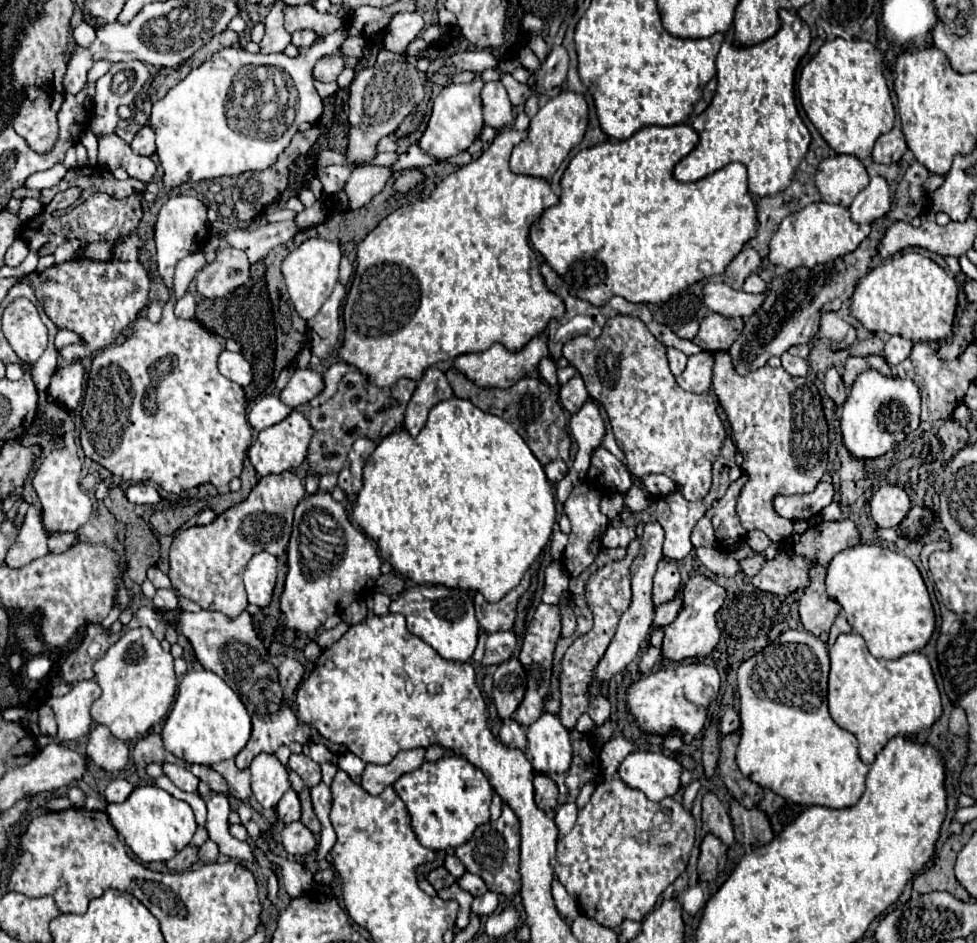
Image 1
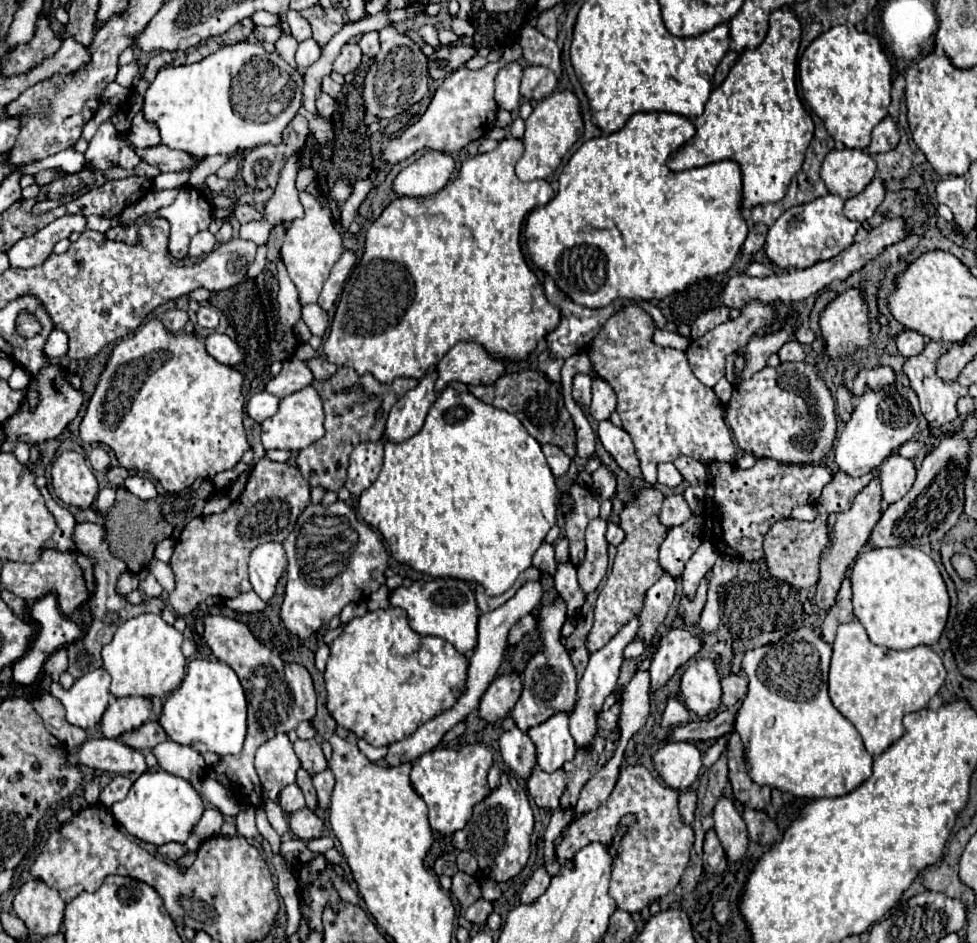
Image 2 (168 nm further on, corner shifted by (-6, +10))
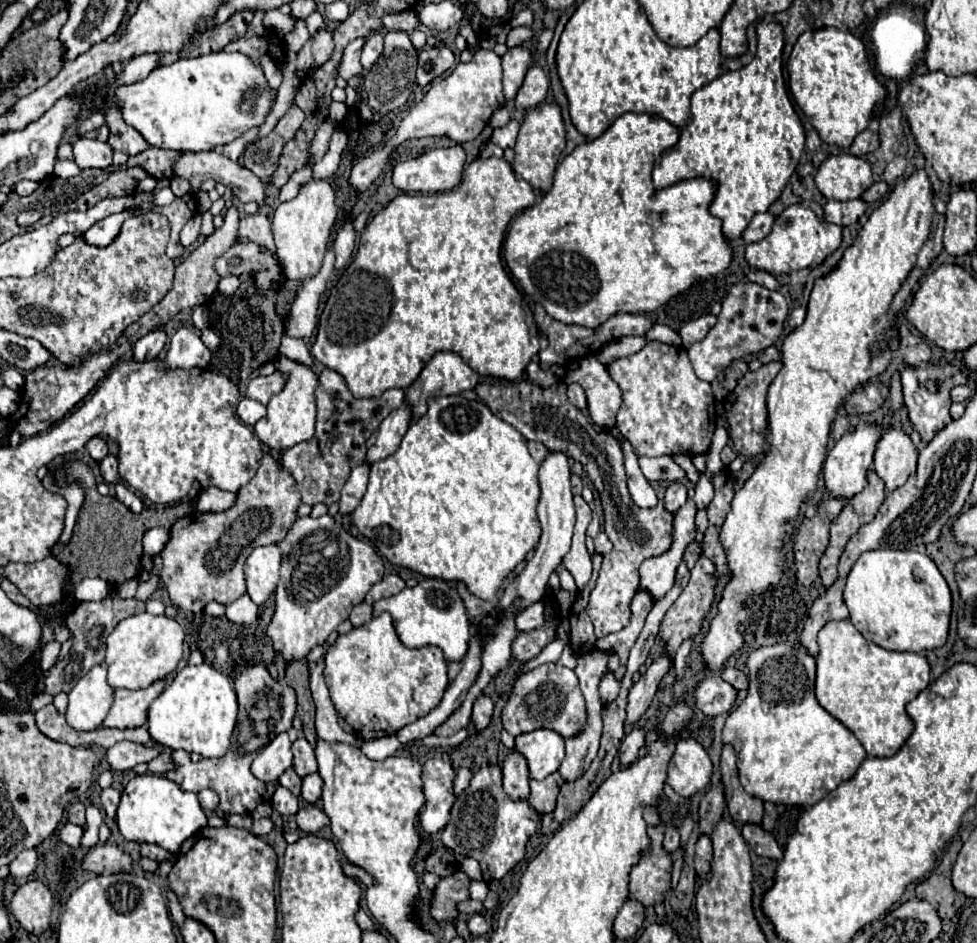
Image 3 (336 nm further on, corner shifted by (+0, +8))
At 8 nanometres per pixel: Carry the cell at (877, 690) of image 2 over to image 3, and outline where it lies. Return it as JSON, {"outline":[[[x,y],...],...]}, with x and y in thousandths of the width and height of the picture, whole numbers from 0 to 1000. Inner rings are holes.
{"outline":[[[847,659],[837,671],[839,692],[835,695],[835,741],[837,745],[864,767],[876,784],[882,788],[893,803],[913,803],[931,782],[936,767],[927,756],[927,748],[952,726],[952,705],[946,695],[921,692],[899,686],[897,682],[882,676],[882,671],[872,663],[872,659]]]}

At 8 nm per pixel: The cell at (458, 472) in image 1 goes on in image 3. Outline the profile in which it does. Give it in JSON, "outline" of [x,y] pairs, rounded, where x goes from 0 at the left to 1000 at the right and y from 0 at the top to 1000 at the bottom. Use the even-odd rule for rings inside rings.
{"outline":[[[461,419],[461,421],[444,421],[438,425],[438,436],[434,442],[430,442],[426,449],[422,449],[411,463],[409,474],[395,485],[389,491],[383,491],[379,495],[379,512],[377,521],[371,529],[371,533],[362,540],[360,552],[364,561],[387,582],[391,591],[395,591],[401,599],[409,599],[416,603],[422,603],[434,612],[448,612],[454,616],[473,616],[479,627],[491,635],[506,635],[510,625],[514,622],[516,614],[526,606],[526,601],[536,595],[538,586],[545,584],[553,569],[553,557],[549,548],[549,536],[553,527],[553,514],[551,514],[551,491],[542,485],[538,476],[538,466],[532,457],[528,457],[524,451],[518,451],[512,442],[508,442],[495,427],[491,425],[479,425],[473,419]]]}

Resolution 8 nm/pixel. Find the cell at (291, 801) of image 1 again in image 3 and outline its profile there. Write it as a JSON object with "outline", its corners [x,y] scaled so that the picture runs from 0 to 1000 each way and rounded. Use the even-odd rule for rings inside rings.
{"outline":[[[282,835],[280,843],[278,843],[278,856],[287,864],[297,866],[297,864],[303,864],[303,860],[305,860],[305,847],[293,835]]]}

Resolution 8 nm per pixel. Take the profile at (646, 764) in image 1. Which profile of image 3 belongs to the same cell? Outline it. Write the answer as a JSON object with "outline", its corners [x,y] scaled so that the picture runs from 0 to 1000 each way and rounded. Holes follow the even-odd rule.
{"outline":[[[708,782],[694,786],[684,811],[684,832],[704,847],[719,839],[727,830],[727,824],[729,807],[723,794]]]}

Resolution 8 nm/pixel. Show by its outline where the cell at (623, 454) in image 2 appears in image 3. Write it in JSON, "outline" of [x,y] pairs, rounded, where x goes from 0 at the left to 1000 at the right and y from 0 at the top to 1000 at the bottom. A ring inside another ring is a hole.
{"outline":[[[637,468],[635,472],[637,472],[637,478],[639,478],[639,491],[641,491],[641,504],[643,504],[643,519],[645,519],[645,525],[649,529],[649,533],[657,536],[657,538],[669,538],[673,533],[671,521],[661,510],[661,506],[657,504],[655,493],[653,493],[653,483],[649,480],[649,476],[647,476],[647,472],[643,468]]]}

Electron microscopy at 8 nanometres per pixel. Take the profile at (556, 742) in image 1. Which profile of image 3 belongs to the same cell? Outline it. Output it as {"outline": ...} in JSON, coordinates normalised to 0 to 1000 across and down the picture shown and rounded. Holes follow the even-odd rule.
{"outline":[[[551,773],[528,782],[526,794],[536,801],[545,826],[557,826],[571,815],[577,803],[577,784],[563,775]]]}

